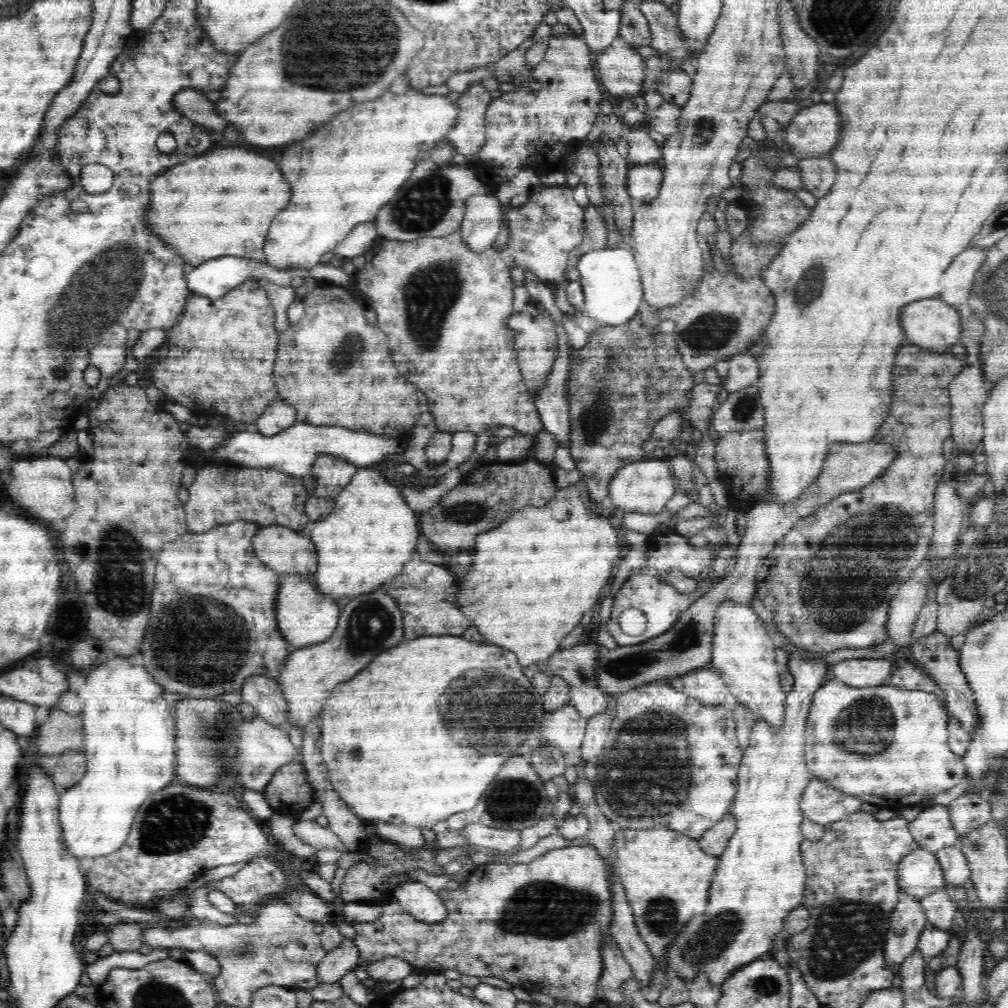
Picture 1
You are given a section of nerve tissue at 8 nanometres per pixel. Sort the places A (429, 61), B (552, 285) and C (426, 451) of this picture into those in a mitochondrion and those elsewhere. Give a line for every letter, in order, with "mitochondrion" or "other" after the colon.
A: other
B: other
C: other

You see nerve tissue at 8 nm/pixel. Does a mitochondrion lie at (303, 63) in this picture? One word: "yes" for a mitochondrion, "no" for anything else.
yes

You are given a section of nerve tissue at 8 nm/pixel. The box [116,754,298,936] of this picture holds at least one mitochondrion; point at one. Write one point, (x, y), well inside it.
(176, 823)

